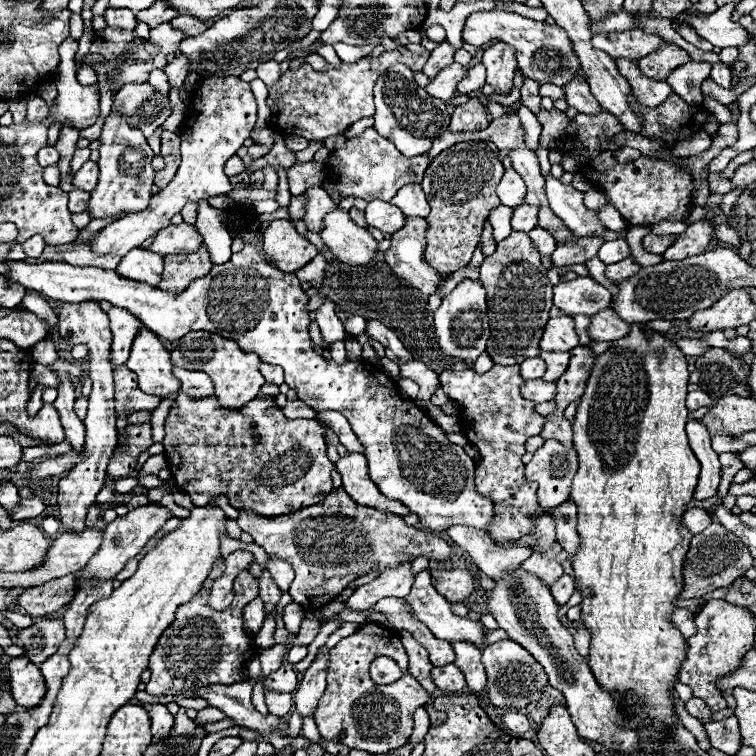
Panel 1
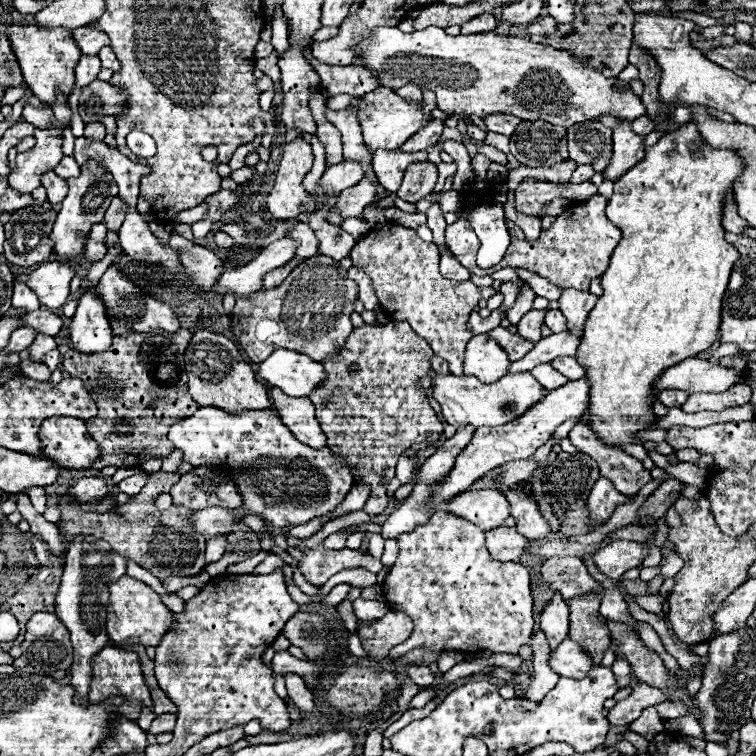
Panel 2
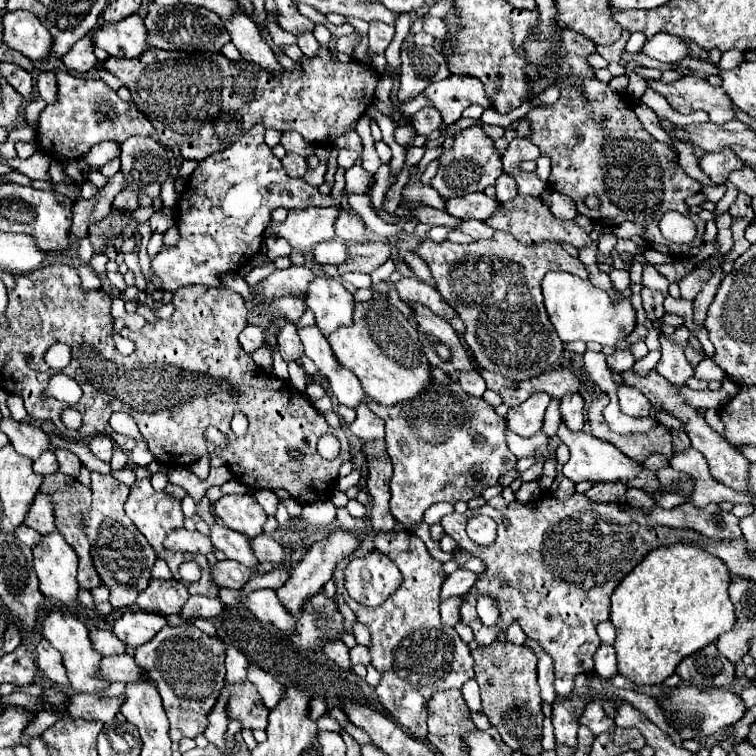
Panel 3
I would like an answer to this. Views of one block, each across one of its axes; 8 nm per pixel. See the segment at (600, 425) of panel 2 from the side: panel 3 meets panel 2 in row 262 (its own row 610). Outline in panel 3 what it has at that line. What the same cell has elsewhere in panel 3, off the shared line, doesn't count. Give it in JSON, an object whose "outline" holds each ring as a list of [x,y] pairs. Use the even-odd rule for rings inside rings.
{"outline":[[[672,544],[666,548],[652,550],[612,592],[610,600],[610,620],[616,626],[616,654],[618,672],[632,680],[636,686],[662,684],[682,658],[704,648],[706,644],[718,640],[720,634],[734,626],[734,604],[728,596],[728,584],[732,576],[716,556],[686,544]]]}

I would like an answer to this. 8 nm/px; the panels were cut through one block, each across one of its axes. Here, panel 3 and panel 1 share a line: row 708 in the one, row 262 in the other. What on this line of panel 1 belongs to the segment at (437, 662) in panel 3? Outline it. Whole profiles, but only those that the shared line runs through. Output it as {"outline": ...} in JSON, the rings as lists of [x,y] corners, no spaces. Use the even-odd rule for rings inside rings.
{"outline":[[[406,218],[404,228],[392,236],[392,246],[386,250],[384,260],[396,276],[430,296],[438,290],[440,274],[424,260],[426,230],[428,222],[424,218]]]}

